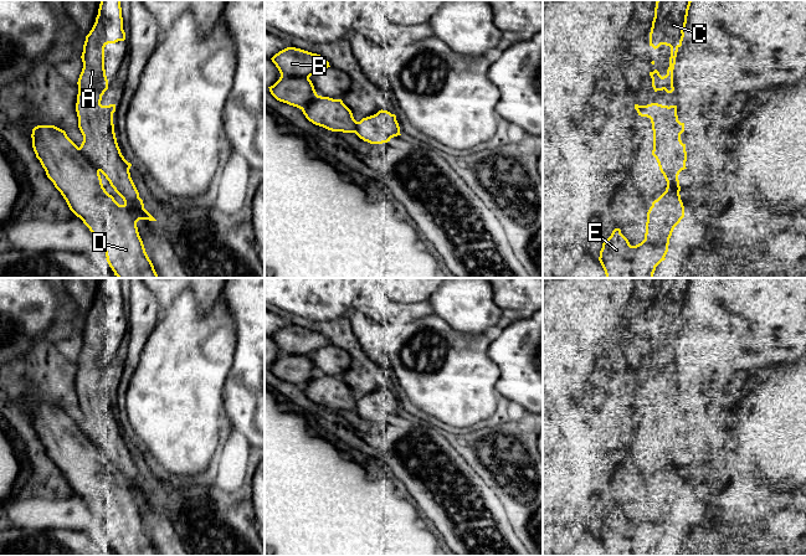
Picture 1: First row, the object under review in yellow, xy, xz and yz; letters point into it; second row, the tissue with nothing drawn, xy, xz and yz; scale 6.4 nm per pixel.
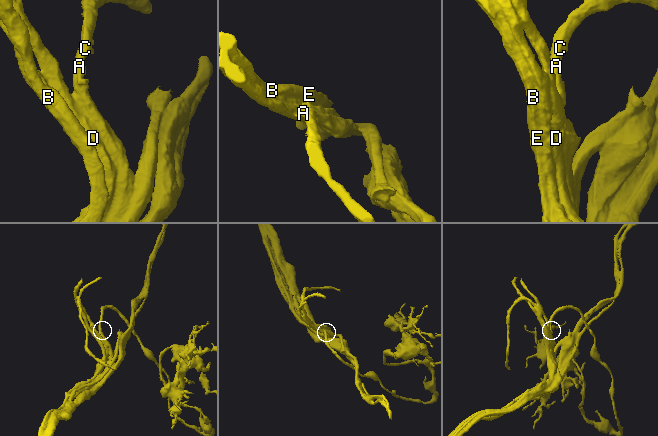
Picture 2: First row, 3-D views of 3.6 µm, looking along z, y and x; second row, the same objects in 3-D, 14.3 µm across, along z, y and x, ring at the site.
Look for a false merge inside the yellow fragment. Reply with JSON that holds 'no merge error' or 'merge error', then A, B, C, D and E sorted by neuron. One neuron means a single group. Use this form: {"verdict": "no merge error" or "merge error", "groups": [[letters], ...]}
{"verdict": "no merge error", "groups": [["A", "B", "C", "D", "E"]]}

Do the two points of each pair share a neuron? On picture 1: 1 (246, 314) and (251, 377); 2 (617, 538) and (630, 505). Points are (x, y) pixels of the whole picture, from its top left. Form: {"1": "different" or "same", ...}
{"1": "same", "2": "same"}

